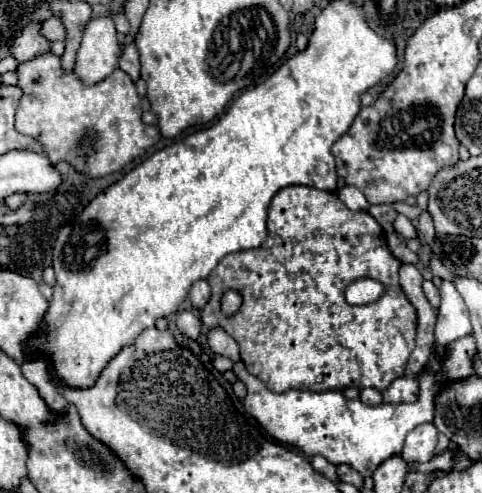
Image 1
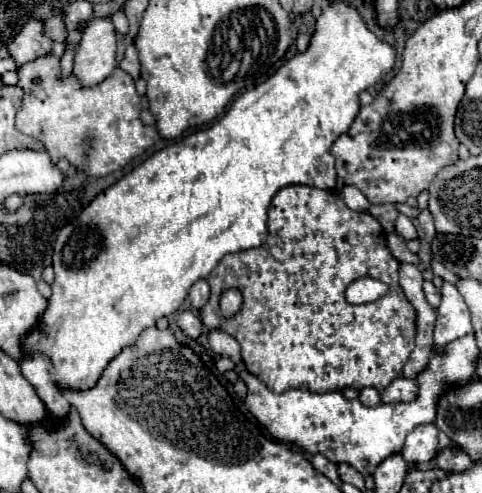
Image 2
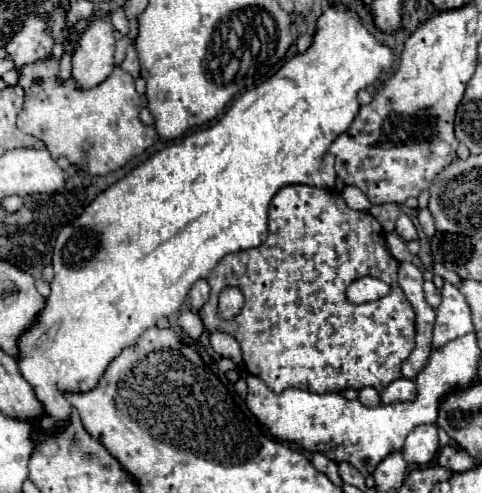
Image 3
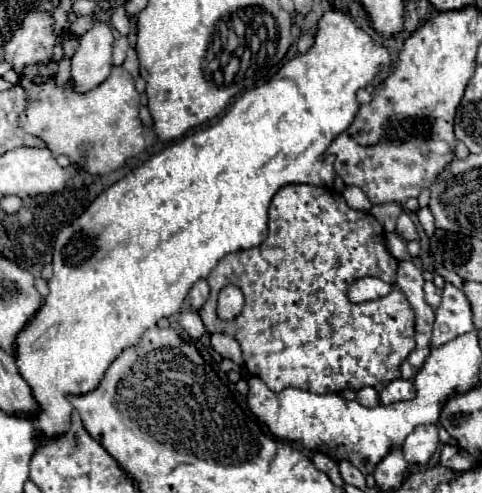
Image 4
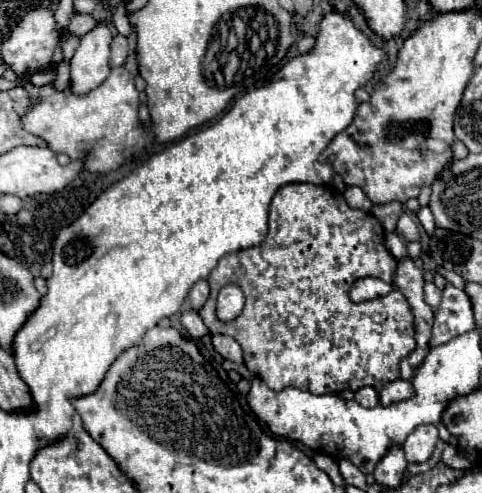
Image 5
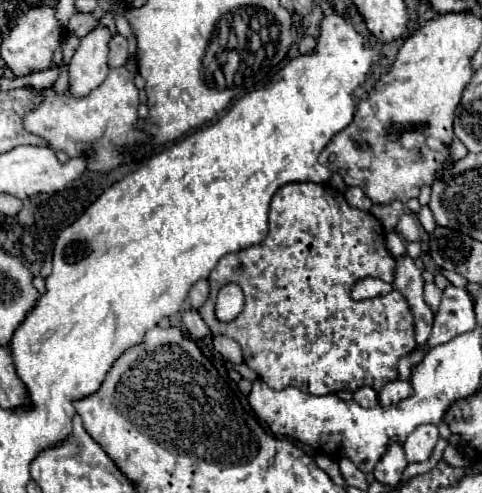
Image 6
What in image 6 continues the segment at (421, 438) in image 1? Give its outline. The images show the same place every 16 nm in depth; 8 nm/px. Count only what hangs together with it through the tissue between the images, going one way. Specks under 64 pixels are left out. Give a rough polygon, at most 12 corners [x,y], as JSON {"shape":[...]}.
{"shape":[[434,424],[418,426],[402,444],[408,462],[426,462],[438,442]]}

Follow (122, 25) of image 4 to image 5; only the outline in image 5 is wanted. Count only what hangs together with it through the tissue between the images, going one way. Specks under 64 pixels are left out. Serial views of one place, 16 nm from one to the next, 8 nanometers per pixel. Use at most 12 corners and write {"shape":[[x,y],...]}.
{"shape":[[122,4],[114,10],[112,24],[122,36],[130,34],[130,22]]}

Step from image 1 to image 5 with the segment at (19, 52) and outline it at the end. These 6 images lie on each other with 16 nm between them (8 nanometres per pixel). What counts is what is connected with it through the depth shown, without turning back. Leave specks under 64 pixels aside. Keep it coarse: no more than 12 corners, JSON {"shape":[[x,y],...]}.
{"shape":[[30,10],[2,44],[18,76],[48,66],[58,38],[52,12]]}

